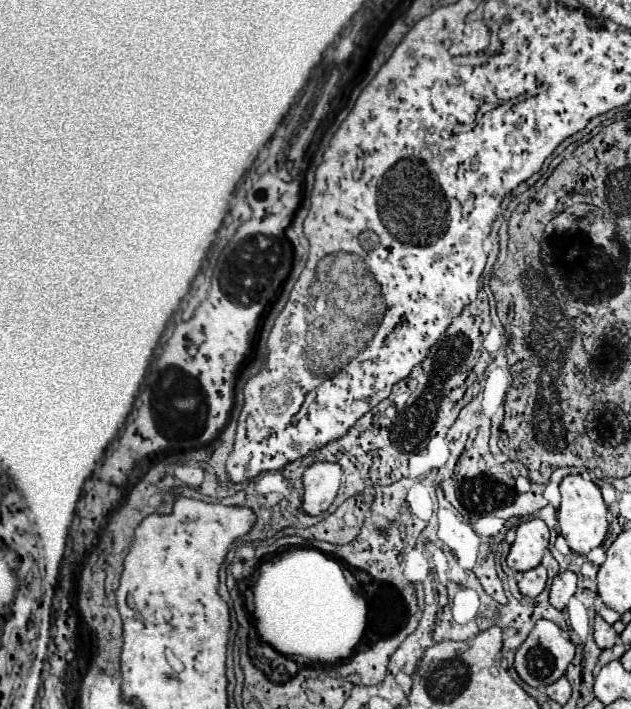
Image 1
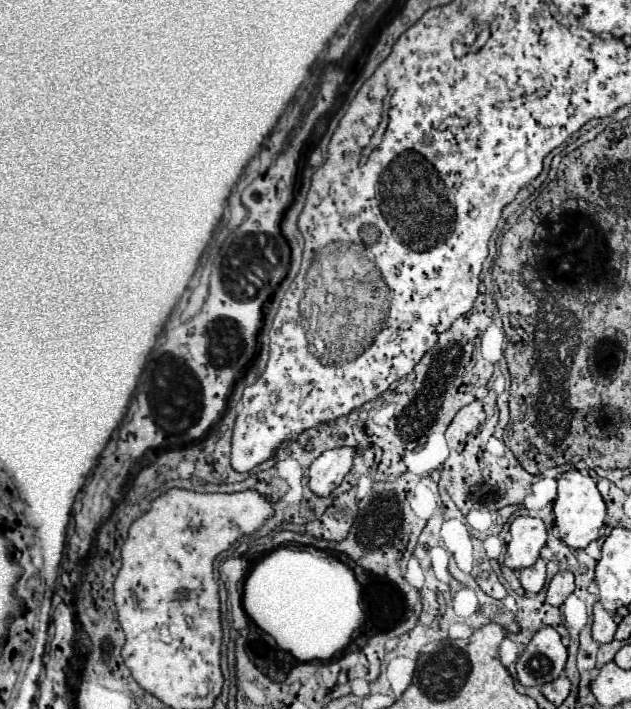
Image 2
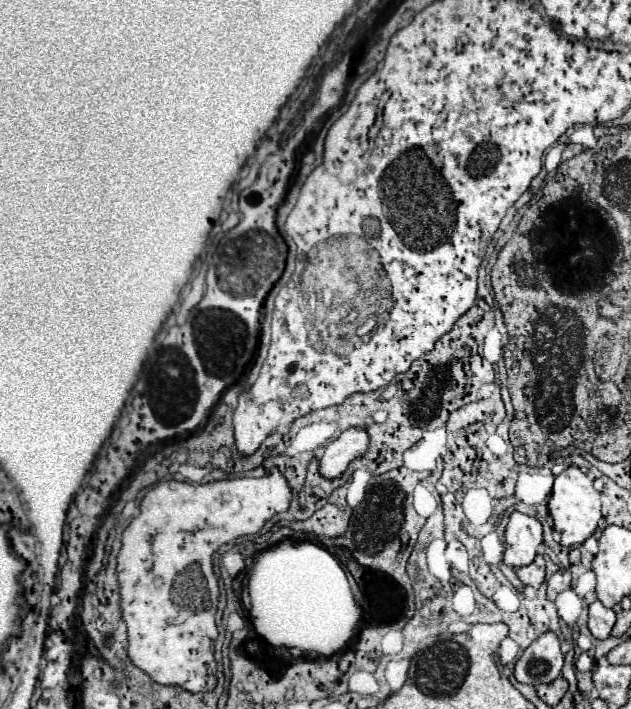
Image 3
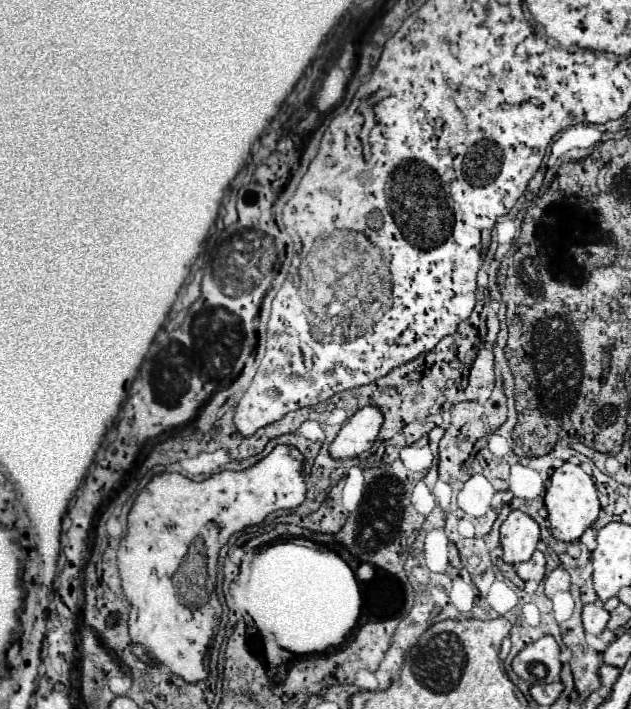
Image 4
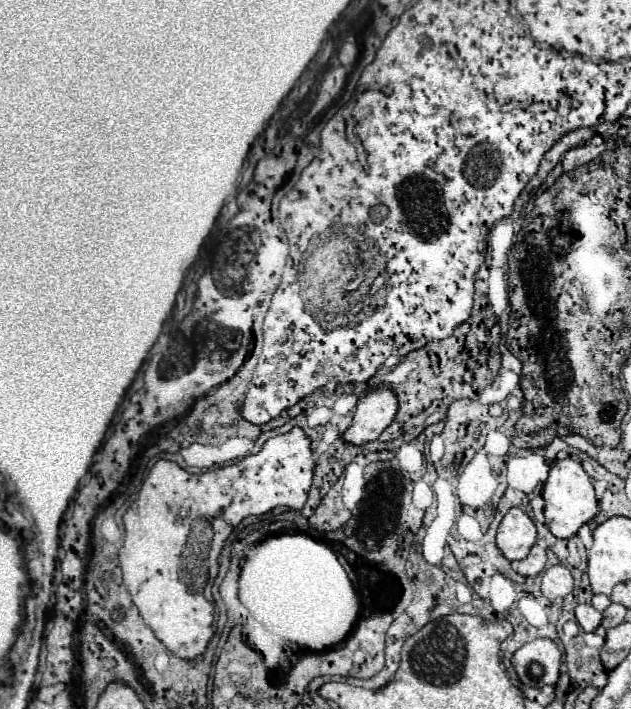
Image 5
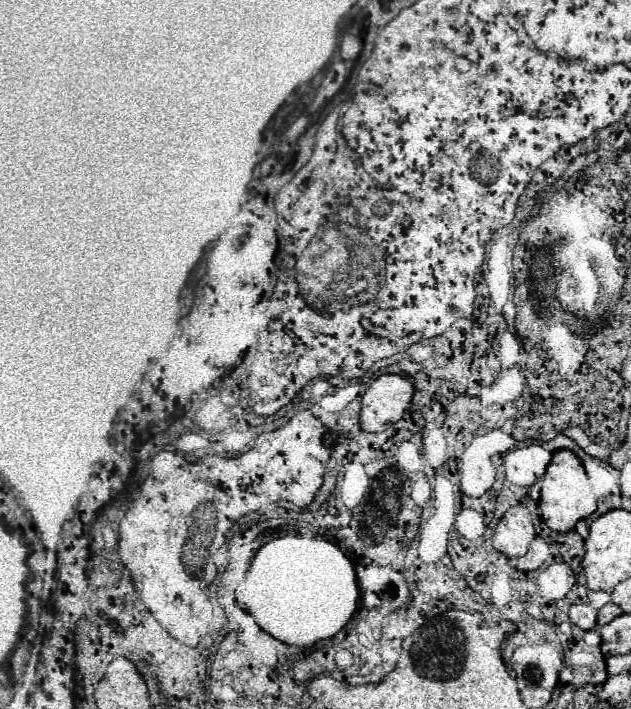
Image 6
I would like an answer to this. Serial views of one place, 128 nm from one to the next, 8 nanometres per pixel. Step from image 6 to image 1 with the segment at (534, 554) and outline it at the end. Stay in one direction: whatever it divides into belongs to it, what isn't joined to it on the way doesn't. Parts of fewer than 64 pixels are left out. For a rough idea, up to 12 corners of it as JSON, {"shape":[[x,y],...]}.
{"shape":[[542,564],[524,572],[518,586],[526,598],[536,598],[546,586]]}

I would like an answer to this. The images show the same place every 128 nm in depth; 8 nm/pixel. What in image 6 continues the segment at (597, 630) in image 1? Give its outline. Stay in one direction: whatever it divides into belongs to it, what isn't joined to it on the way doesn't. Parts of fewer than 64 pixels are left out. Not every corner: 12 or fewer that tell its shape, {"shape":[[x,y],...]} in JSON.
{"shape":[[572,604],[570,620],[582,630],[596,626],[588,604]]}

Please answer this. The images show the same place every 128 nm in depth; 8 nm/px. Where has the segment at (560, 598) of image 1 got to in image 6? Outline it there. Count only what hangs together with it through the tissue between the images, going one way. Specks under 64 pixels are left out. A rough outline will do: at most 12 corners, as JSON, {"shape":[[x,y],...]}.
{"shape":[[552,562],[538,574],[538,592],[558,602],[574,586],[574,570]]}

